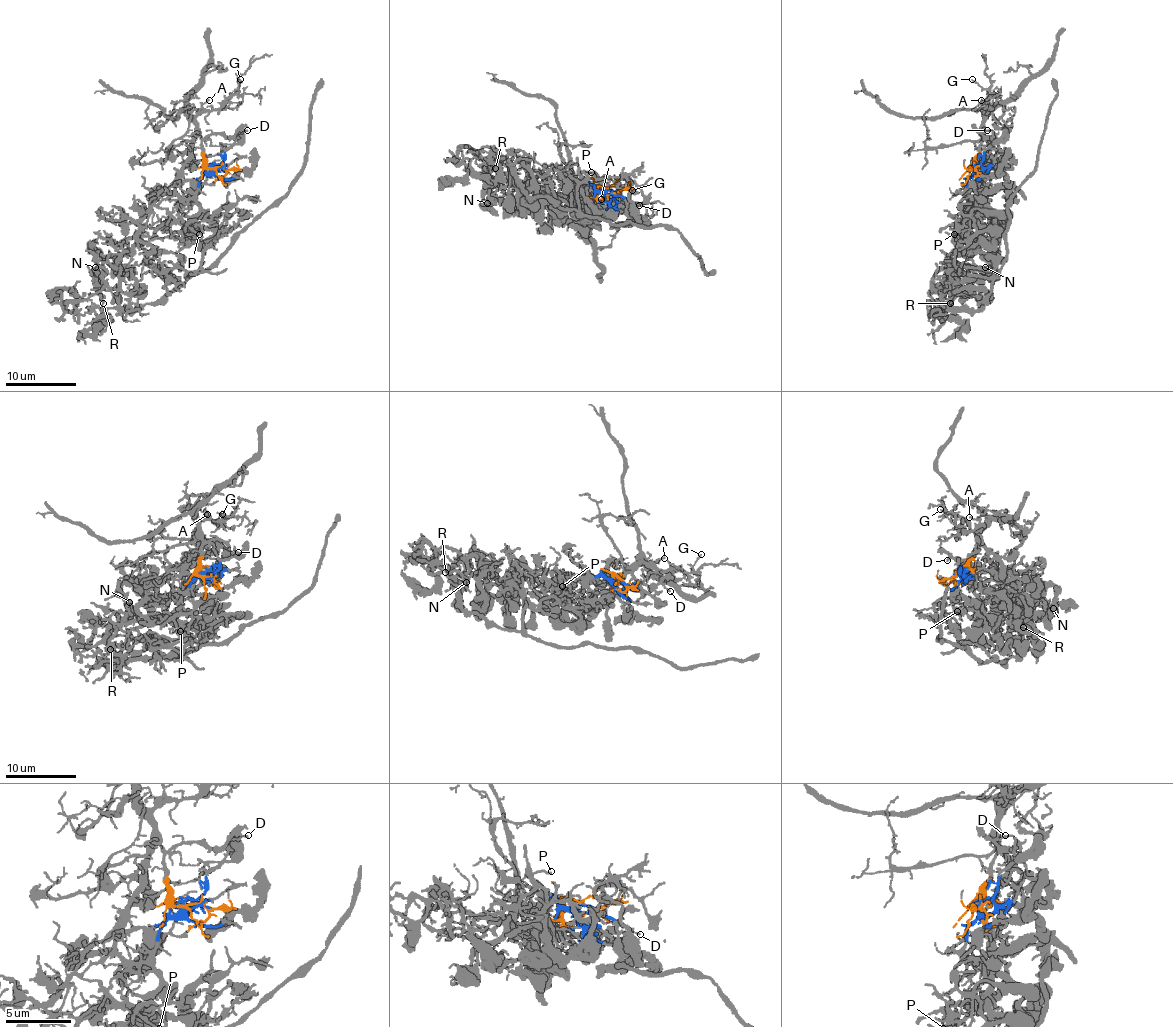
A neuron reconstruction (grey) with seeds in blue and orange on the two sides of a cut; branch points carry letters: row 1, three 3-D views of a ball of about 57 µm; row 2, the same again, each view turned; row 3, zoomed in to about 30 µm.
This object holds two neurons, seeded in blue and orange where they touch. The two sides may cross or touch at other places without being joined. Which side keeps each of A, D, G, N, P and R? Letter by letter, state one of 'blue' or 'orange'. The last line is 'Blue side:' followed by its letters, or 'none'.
A: orange
D: orange
G: orange
N: blue
P: blue
R: blue
Blue side: N, P, R

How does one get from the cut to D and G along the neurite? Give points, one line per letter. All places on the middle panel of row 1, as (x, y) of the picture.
D: (609, 190), (600, 186), (597, 190), (593, 199), (600, 209), (618, 211), (629, 201), (639, 206)
G: (609, 190), (600, 186), (588, 202), (591, 206), (627, 208), (632, 190)

